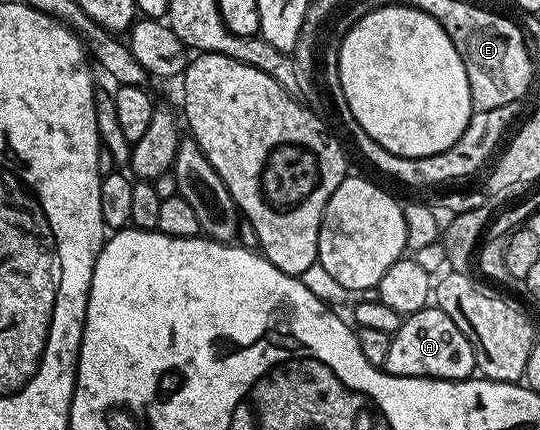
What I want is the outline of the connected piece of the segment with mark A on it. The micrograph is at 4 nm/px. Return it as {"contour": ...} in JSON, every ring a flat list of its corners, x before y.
{"contour":[[430,304,408,315,391,336,391,349,387,351,383,369,404,378,442,378,448,382,459,382,477,370,477,361,471,340,467,340,467,336,455,328,455,320,451,320,447,312]]}

